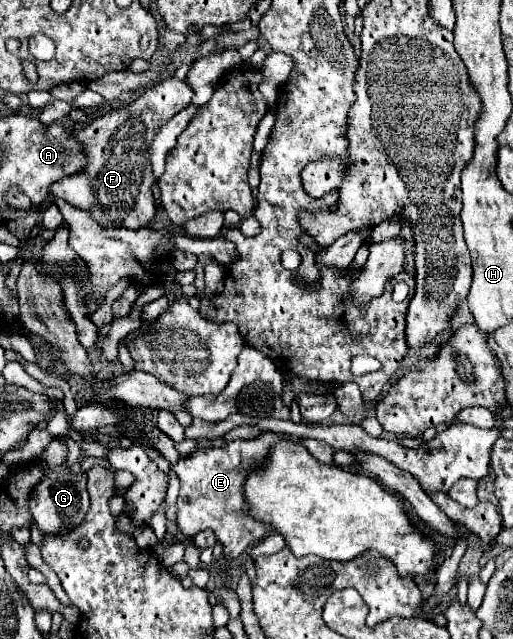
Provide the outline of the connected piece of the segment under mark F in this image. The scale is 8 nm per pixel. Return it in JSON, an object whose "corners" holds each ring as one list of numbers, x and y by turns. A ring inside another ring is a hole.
{"corners":[[167,77,151,87,145,95,135,99,131,105,95,117,77,135,83,151,89,157,87,167,73,177,57,181,51,187,53,195,69,201,77,209,89,211,91,217,101,225,127,229,145,227,155,217,155,199,151,193,155,177,151,173,147,149,153,143,159,127,167,123,175,113,185,109,191,97,191,87,185,81]]}

